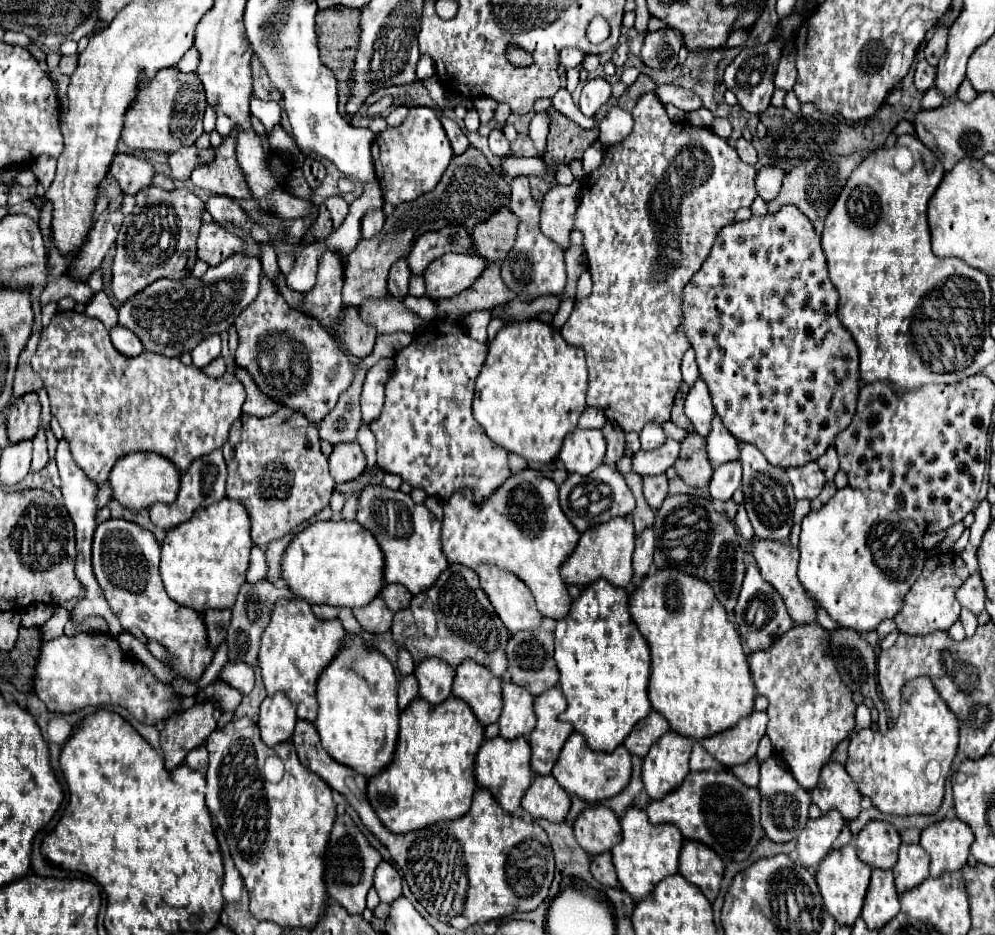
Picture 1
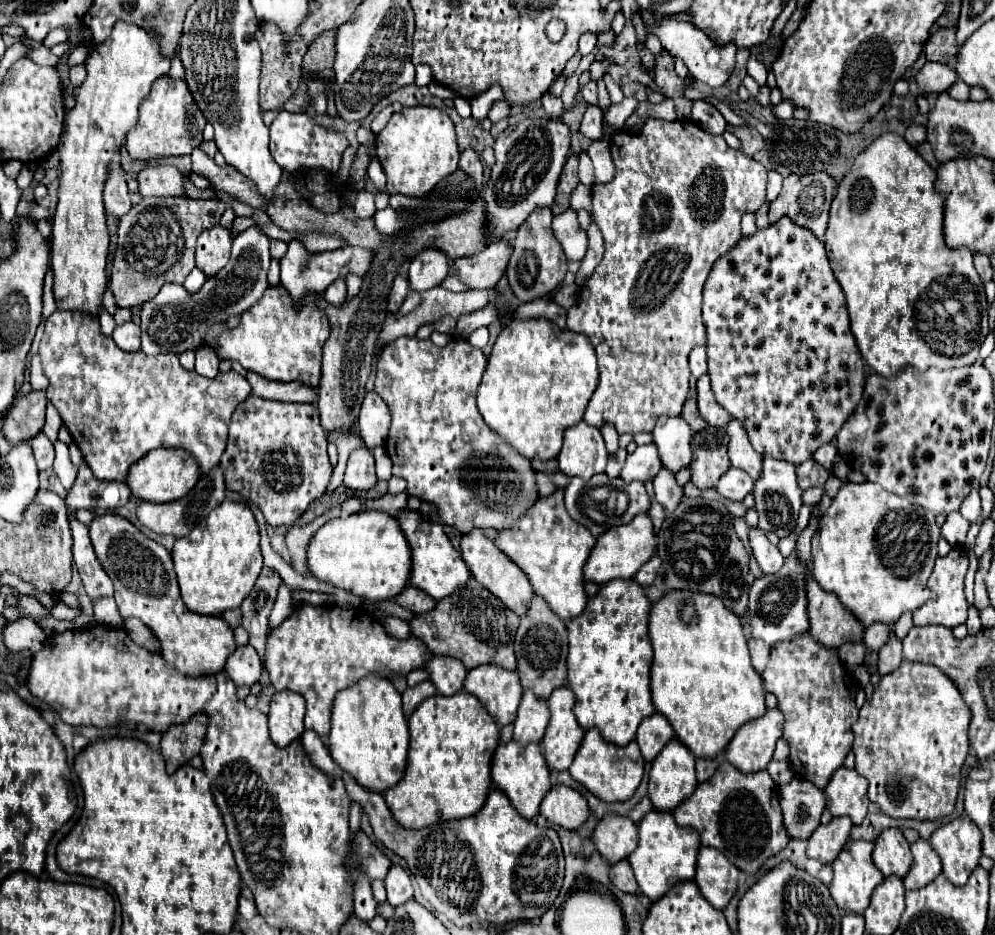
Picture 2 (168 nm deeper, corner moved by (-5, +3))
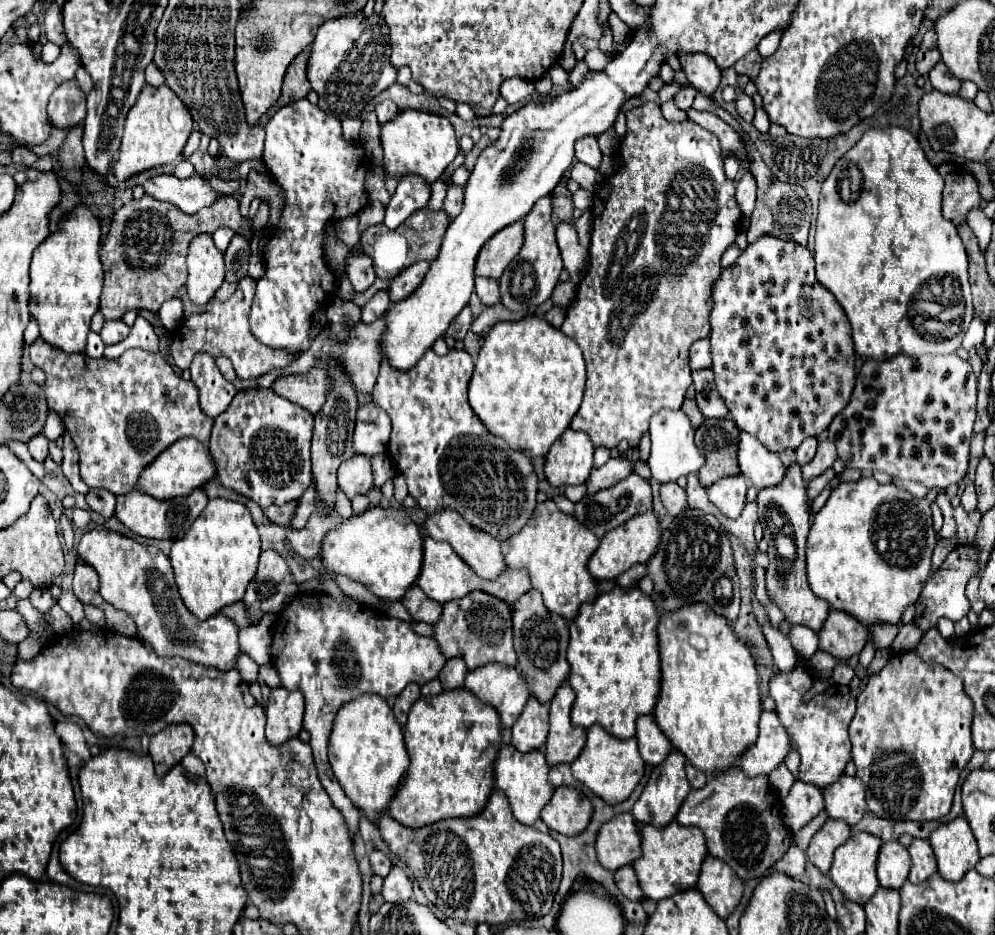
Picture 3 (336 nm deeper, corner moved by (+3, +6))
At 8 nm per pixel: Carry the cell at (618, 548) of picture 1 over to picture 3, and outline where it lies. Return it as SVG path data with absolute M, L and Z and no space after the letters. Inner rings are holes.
M652 511L638 513L626 525L620 525L618 529L612 529L606 533L598 545L598 549L592 553L588 561L588 573L594 579L614 579L626 569L630 569L636 563L648 563L650 557L656 553L658 541L660 541L660 527L658 527L658 517Z

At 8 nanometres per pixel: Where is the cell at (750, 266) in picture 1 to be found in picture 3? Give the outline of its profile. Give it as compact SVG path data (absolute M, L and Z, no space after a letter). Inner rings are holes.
M766 233L758 241L750 243L738 257L738 261L726 269L722 269L720 277L714 281L712 287L712 311L710 311L710 351L712 351L712 371L716 379L716 387L720 397L724 399L734 423L738 429L758 437L770 453L782 453L782 451L794 451L798 445L808 439L824 433L830 425L830 421L848 405L852 389L854 389L854 377L856 377L856 365L854 365L854 349L850 339L850 325L846 321L846 315L842 313L842 307L838 301L834 301L834 295L822 287L816 279L814 271L814 255L808 247L798 245L794 241L784 241L780 237L774 237L772 233Z

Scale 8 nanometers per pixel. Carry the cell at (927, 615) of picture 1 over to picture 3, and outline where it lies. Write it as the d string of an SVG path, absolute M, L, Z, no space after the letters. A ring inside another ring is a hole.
M956 545L948 557L944 559L944 563L930 573L920 599L916 603L916 615L914 615L914 625L920 631L928 631L932 627L936 627L938 619L946 617L950 621L960 621L968 611L970 611L970 603L968 597L964 595L964 587L968 583L968 579L974 575L976 571L976 547L974 545Z

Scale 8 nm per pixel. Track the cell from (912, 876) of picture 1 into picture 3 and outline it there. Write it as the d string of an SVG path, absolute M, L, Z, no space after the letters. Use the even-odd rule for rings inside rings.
M912 839L908 853L912 857L912 869L908 875L910 883L922 883L936 873L936 857L926 839Z

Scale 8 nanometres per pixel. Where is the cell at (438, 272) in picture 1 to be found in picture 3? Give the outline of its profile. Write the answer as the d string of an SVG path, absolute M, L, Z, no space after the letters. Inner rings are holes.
M522 221L508 225L506 229L498 231L490 241L486 241L476 259L474 275L500 279L506 265L516 257L520 245L522 245Z

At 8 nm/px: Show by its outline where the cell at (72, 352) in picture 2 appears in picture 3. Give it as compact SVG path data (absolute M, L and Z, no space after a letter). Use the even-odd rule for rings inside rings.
M36 339L30 345L30 359L46 375L44 395L48 407L58 413L64 429L72 435L72 441L80 453L80 475L88 487L102 487L114 495L126 495L136 487L142 467L152 463L166 447L182 437L194 437L208 445L214 419L202 413L198 401L198 388L174 373L162 353L148 353L144 349L130 349L118 359L98 357L92 359L84 351L66 353L44 339Z

